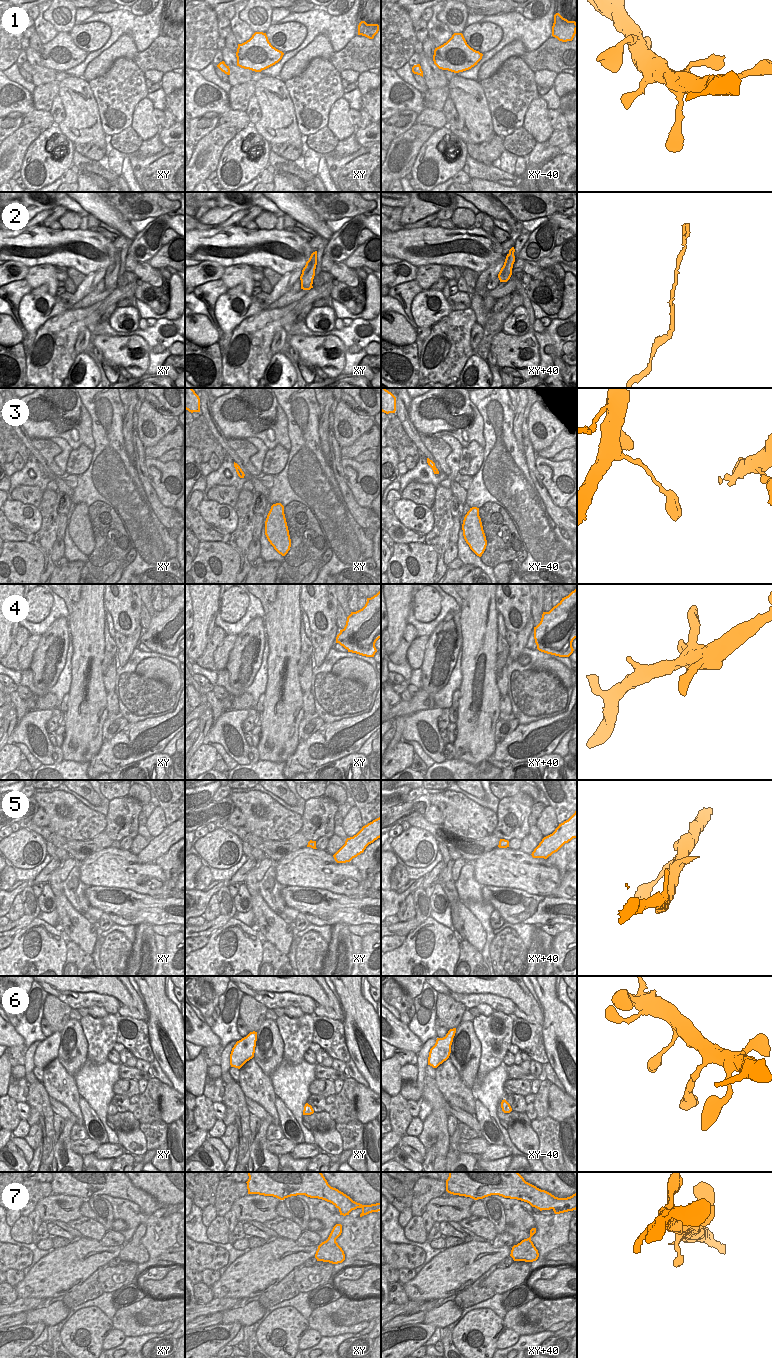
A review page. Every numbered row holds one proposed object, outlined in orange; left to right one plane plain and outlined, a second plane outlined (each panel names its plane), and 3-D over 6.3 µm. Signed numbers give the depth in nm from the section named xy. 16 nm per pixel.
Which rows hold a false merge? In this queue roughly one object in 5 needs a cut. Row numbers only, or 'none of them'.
none of them

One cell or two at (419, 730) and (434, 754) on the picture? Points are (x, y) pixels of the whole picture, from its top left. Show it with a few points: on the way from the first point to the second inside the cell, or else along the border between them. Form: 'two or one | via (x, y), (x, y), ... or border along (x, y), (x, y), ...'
one | via (425, 736), (434, 748)

